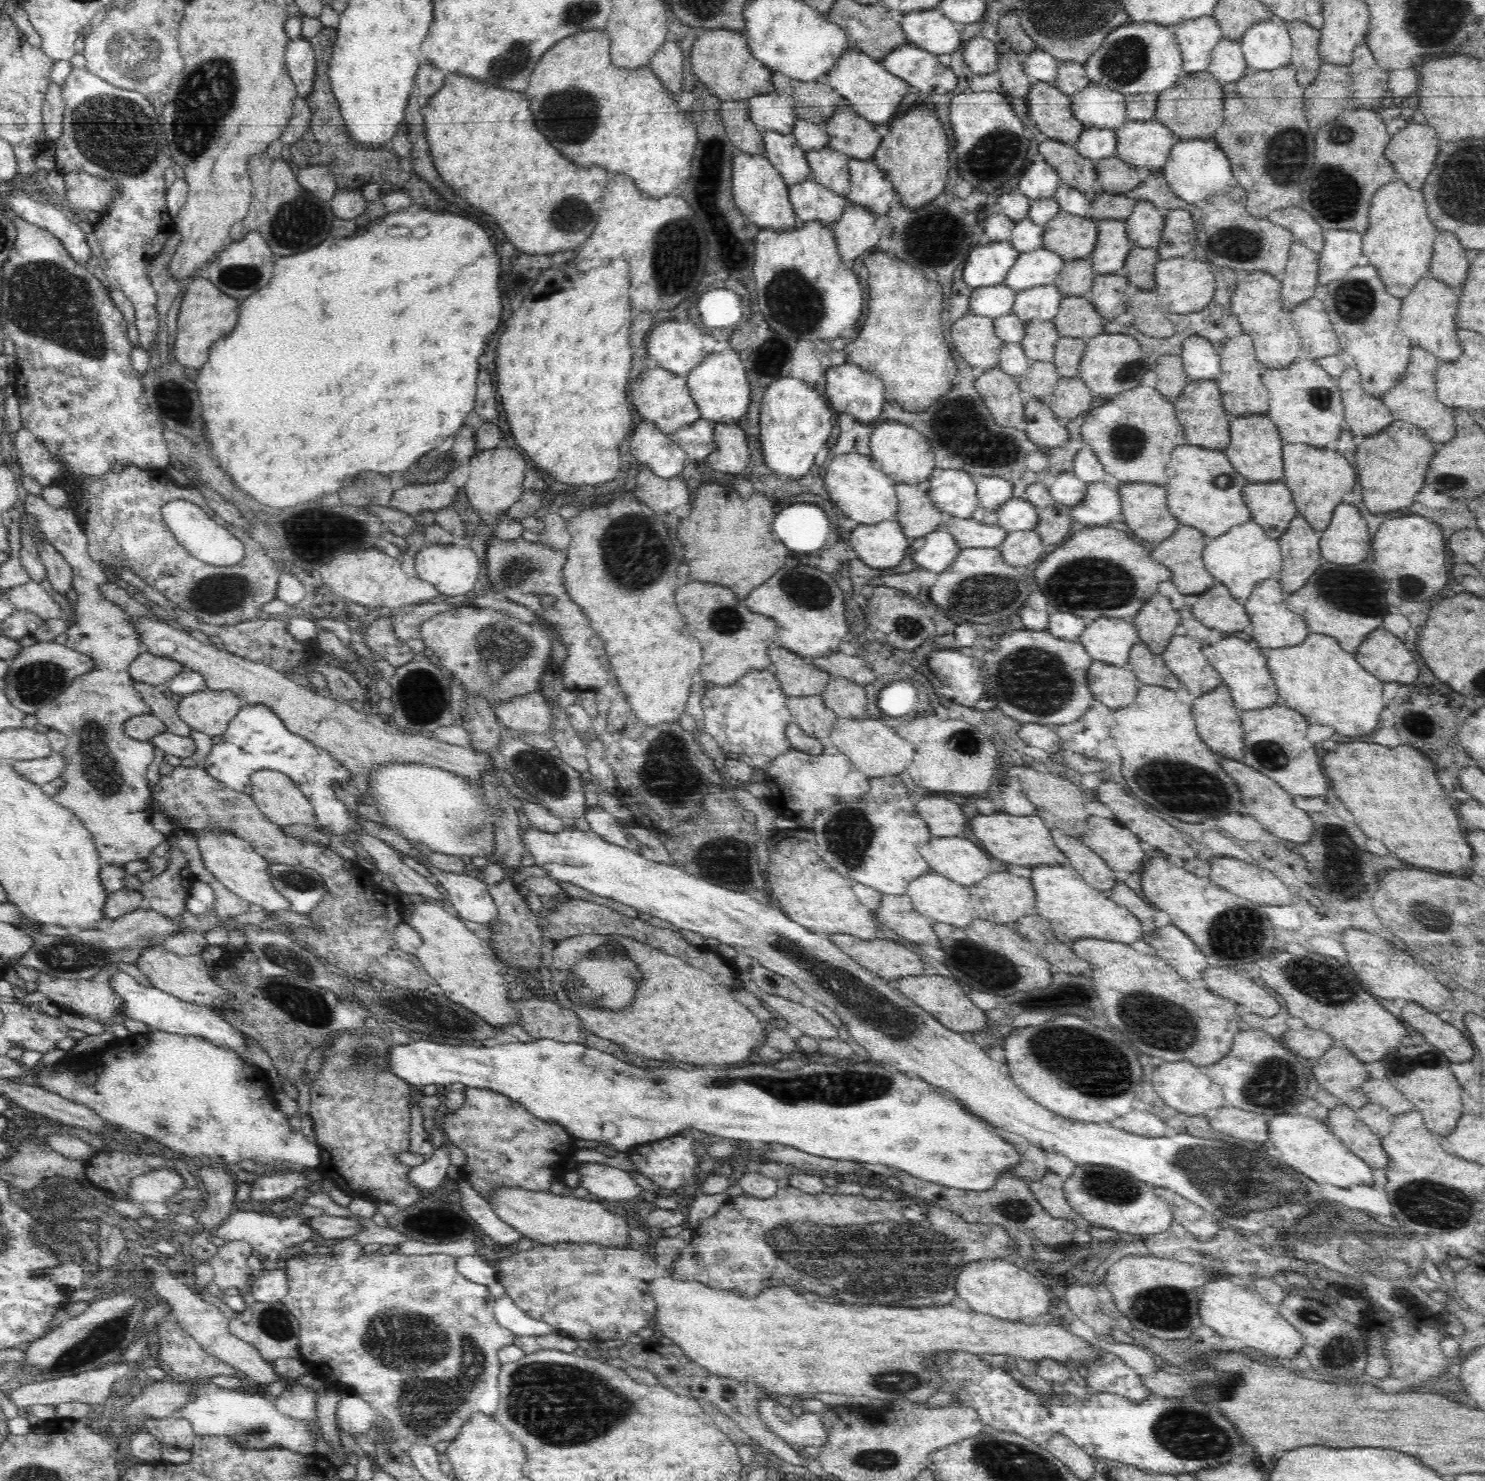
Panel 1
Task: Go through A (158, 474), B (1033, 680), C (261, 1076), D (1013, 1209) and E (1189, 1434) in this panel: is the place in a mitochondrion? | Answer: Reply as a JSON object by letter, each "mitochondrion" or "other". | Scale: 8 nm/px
{"A":"other","B":"mitochondrion","C":"other","D":"mitochondrion","E":"mitochondrion"}

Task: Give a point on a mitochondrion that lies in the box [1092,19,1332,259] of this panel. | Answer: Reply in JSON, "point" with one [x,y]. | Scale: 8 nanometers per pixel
{"point":[1286,161]}

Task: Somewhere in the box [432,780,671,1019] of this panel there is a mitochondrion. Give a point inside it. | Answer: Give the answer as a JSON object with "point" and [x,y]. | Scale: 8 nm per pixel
{"point":[578,981]}

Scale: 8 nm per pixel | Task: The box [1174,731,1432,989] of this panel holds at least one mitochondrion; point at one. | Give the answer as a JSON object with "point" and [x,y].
{"point":[1234,934]}

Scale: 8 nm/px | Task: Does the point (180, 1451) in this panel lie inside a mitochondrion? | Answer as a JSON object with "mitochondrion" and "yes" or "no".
{"mitochondrion":"no"}

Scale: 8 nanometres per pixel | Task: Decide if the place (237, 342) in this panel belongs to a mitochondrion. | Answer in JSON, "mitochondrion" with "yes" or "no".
{"mitochondrion":"no"}

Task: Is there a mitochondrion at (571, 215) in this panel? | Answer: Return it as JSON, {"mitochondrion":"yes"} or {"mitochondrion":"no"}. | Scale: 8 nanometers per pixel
{"mitochondrion":"yes"}

